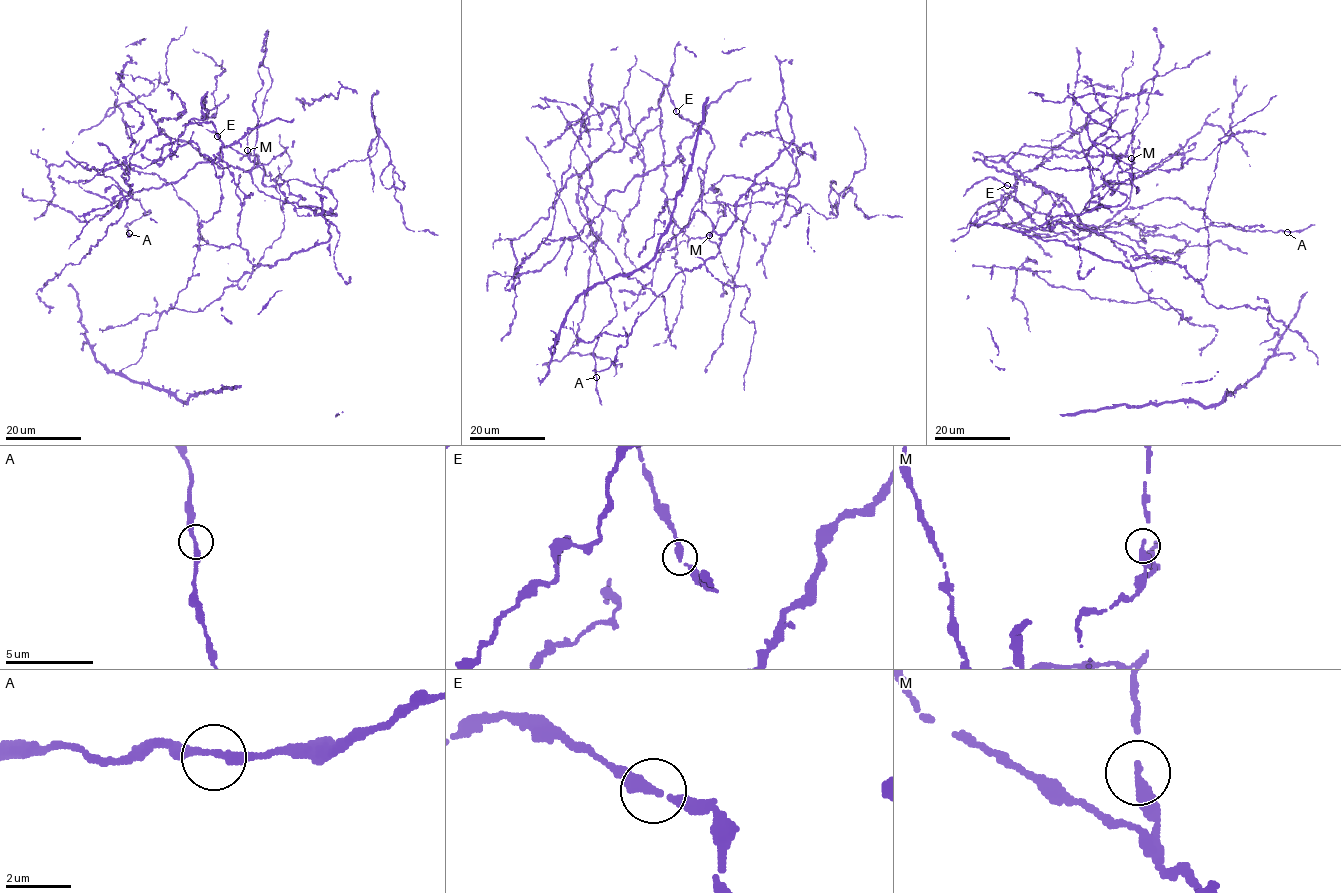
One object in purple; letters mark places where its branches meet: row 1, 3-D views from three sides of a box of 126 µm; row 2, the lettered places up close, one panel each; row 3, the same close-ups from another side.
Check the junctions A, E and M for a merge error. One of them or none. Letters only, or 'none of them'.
M

